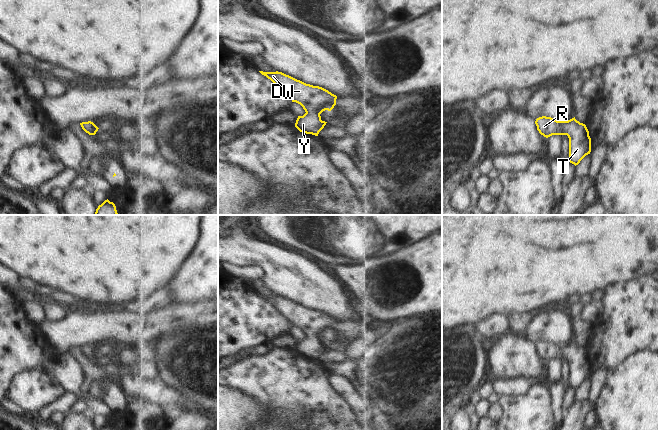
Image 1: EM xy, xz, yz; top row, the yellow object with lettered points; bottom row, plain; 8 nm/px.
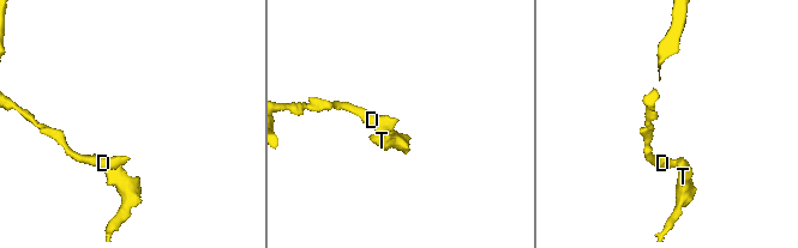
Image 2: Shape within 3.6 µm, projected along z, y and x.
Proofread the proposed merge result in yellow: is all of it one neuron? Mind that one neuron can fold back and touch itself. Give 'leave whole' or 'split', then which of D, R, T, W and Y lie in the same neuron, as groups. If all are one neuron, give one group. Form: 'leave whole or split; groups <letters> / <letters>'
leave whole; groups D R T W Y

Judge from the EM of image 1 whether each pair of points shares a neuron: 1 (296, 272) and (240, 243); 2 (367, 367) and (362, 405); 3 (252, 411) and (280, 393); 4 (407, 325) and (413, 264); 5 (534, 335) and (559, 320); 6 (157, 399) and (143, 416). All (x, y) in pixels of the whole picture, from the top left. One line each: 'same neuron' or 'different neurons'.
1: same neuron
2: different neurons
3: different neurons
4: different neurons
5: same neuron
6: different neurons

